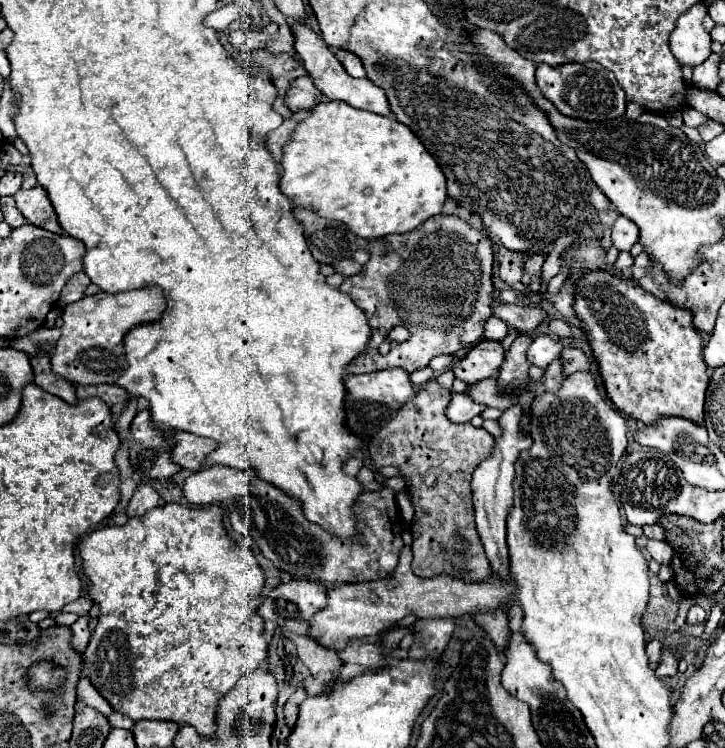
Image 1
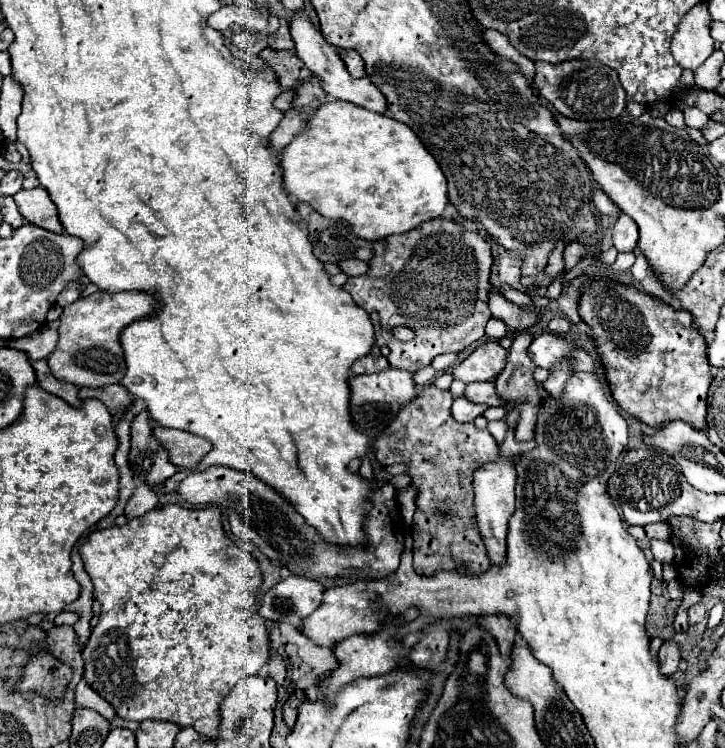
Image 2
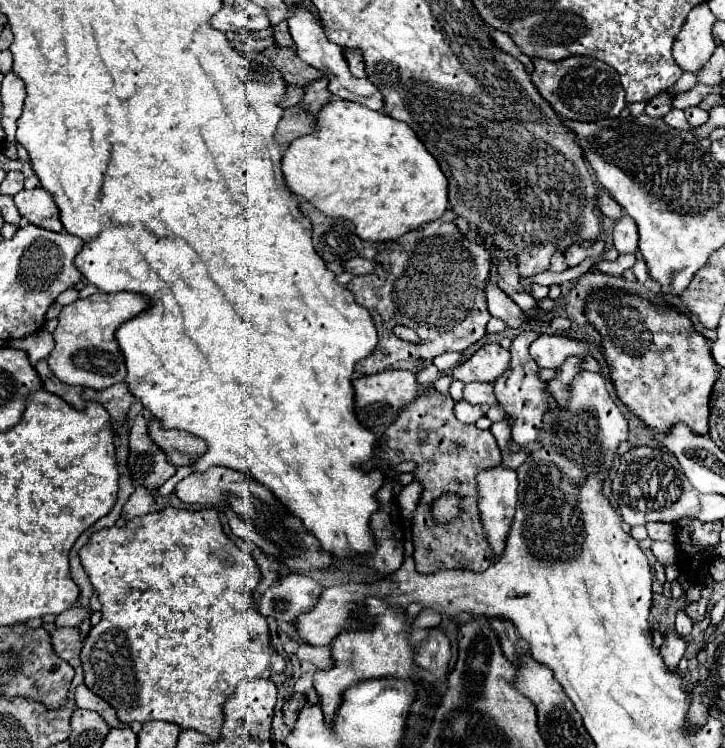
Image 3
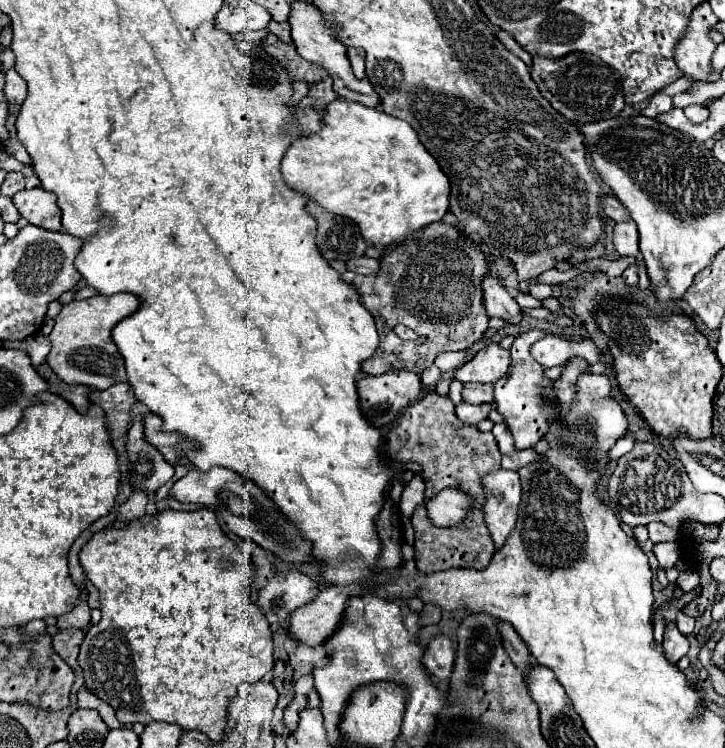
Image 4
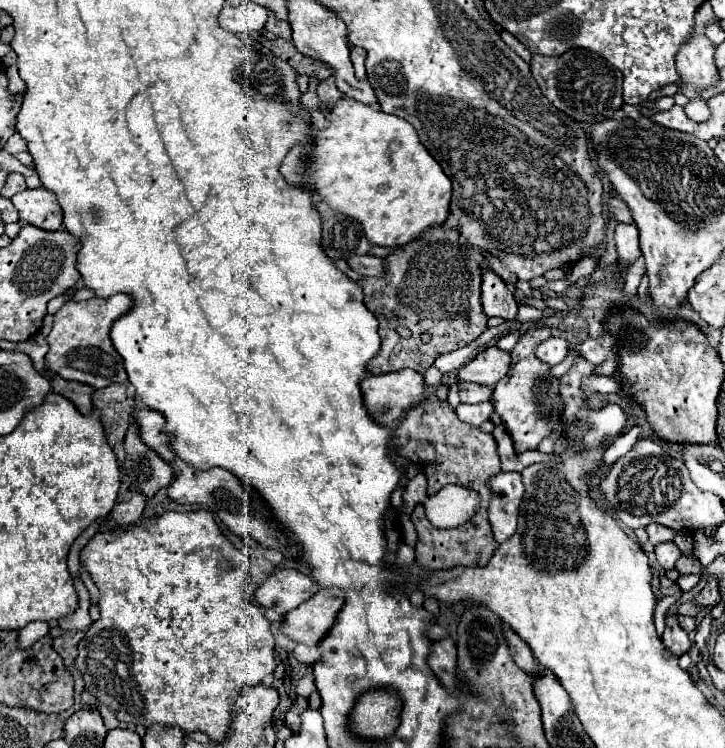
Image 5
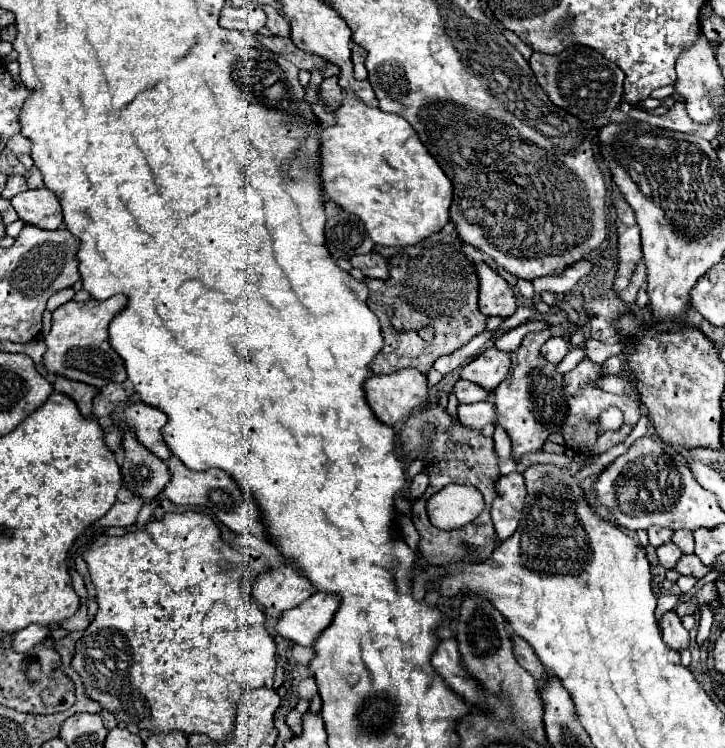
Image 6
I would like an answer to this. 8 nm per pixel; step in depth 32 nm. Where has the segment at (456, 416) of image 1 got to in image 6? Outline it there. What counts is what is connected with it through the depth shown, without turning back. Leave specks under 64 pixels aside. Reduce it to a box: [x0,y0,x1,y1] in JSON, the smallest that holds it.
[458,402,496,428]

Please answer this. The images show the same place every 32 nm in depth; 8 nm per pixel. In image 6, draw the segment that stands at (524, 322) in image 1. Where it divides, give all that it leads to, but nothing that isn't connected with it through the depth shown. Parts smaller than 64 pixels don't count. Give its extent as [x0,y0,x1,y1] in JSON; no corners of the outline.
[476,264,516,318]

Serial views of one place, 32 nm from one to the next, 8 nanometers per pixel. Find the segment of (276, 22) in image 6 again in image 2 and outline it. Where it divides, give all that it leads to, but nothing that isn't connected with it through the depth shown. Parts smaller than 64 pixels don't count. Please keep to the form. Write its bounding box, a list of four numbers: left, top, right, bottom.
[266,17,294,50]

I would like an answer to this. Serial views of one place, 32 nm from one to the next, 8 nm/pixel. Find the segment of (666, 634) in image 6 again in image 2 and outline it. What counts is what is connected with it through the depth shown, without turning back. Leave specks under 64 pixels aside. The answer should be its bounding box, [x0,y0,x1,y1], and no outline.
[658,640,680,676]

